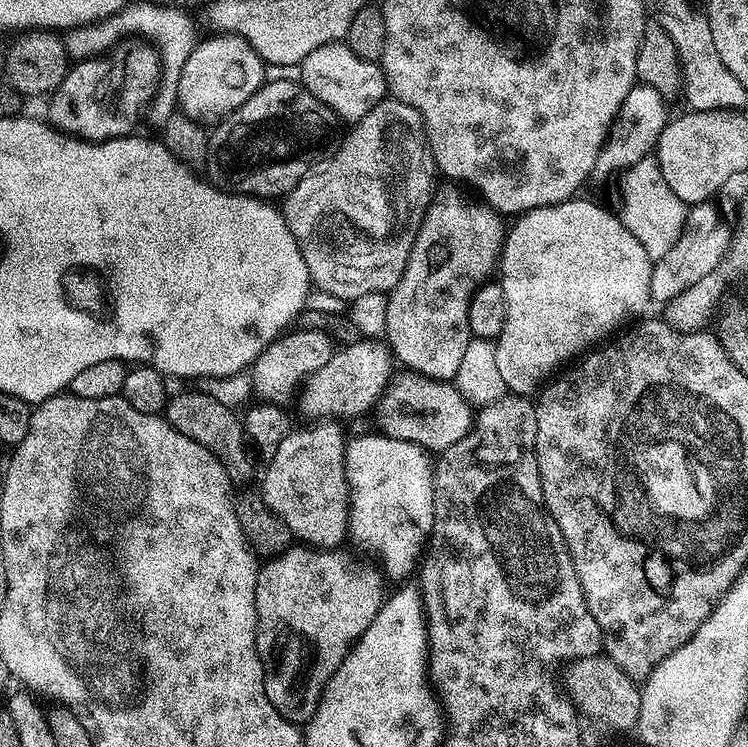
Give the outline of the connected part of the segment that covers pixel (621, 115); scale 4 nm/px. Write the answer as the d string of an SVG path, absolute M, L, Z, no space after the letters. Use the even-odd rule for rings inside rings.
M639 82L633 84L630 94L626 94L626 102L622 102L618 110L612 131L604 141L604 148L594 162L591 179L608 180L615 172L623 174L630 166L634 166L634 162L642 162L642 158L653 155L658 138L670 119L667 107L669 108L669 105L664 96L658 94L654 86L646 86Z

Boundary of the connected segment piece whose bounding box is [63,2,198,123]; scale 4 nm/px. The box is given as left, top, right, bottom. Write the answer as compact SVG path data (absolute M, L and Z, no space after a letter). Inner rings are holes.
M125 3L124 7L104 19L71 29L63 37L65 48L73 61L89 59L107 53L125 38L140 37L145 41L160 40L156 53L160 58L162 69L159 83L155 90L160 93L160 120L164 123L178 110L178 78L182 74L182 66L186 66L186 58L196 48L198 35L191 18L180 8L163 8L160 4Z

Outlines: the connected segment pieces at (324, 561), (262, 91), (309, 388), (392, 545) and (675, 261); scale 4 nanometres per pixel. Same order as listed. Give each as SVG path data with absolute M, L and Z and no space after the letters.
M293 546L286 549L282 554L265 559L259 565L256 574L256 585L254 586L254 598L256 599L256 649L260 655L262 670L264 671L266 698L270 698L270 702L274 702L274 710L278 710L278 714L282 714L291 724L297 726L307 725L308 721L312 719L312 715L316 712L316 706L320 701L320 696L324 693L324 688L328 685L334 670L338 670L338 666L346 658L346 654L352 649L356 639L370 626L370 622L374 622L382 603L379 582L368 572L355 572L352 569L351 562L346 557L339 556L340 554L336 550Z
M267 81L238 110L211 129L207 179L225 192L257 198L283 198L314 165L336 151L342 136L339 116L294 81Z
M356 338L353 344L348 344L345 348L337 347L333 351L330 362L322 366L322 370L312 373L304 381L298 392L300 400L300 412L312 422L341 418L340 416L360 416L363 412L371 413L375 404L384 392L384 387L394 375L394 357L387 347L379 339Z
M373 434L373 436L360 436L357 440L349 439L344 446L344 473L346 474L346 482L348 484L348 532L347 539L353 540L358 547L364 552L369 552L378 563L384 567L384 572L392 580L400 580L403 576L408 576L417 571L418 563L426 551L428 537L432 535L432 527L434 526L434 460L431 455L414 442L406 442L405 440L392 440L388 436Z
M693 204L688 209L688 217L684 223L678 242L662 258L652 265L650 274L650 294L657 305L663 306L670 298L682 294L694 282L706 278L706 274L717 271L728 255L728 247L732 241L732 228L720 221L716 212L707 212L704 204Z

